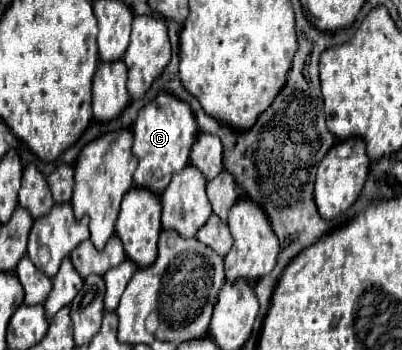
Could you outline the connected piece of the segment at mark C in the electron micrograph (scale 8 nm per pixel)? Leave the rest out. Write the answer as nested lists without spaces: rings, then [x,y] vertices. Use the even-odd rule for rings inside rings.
[[[161,93],[155,101],[145,105],[139,111],[139,117],[133,125],[133,153],[139,157],[139,167],[133,175],[137,187],[145,187],[157,195],[161,195],[175,171],[181,171],[189,163],[191,147],[199,135],[197,121],[191,107],[185,101],[179,101],[173,95]]]

